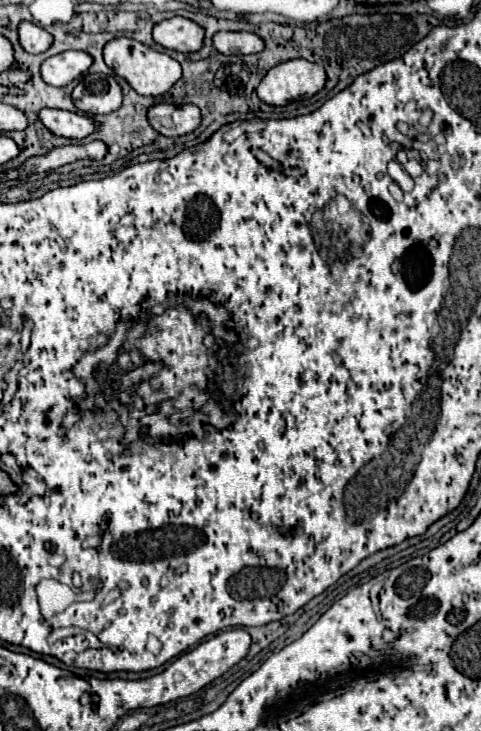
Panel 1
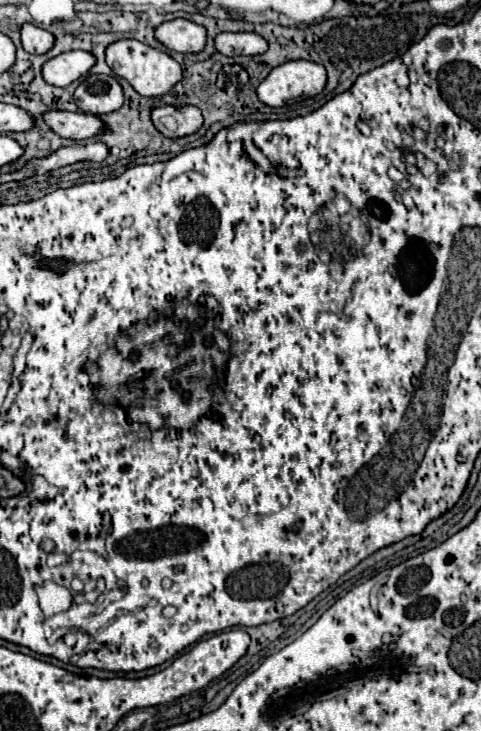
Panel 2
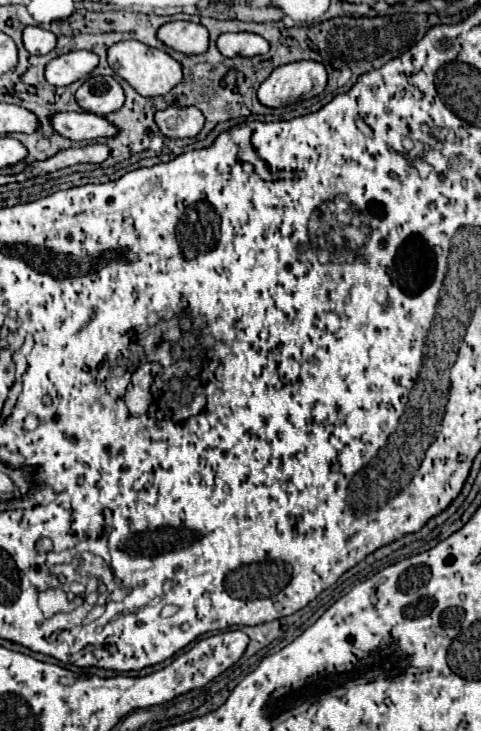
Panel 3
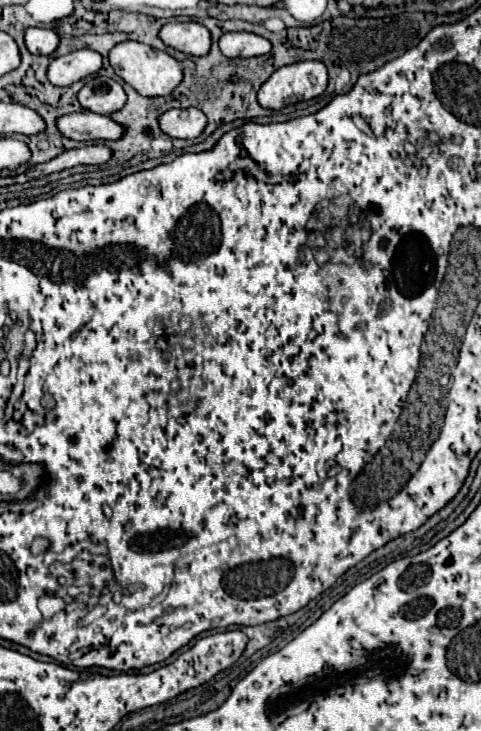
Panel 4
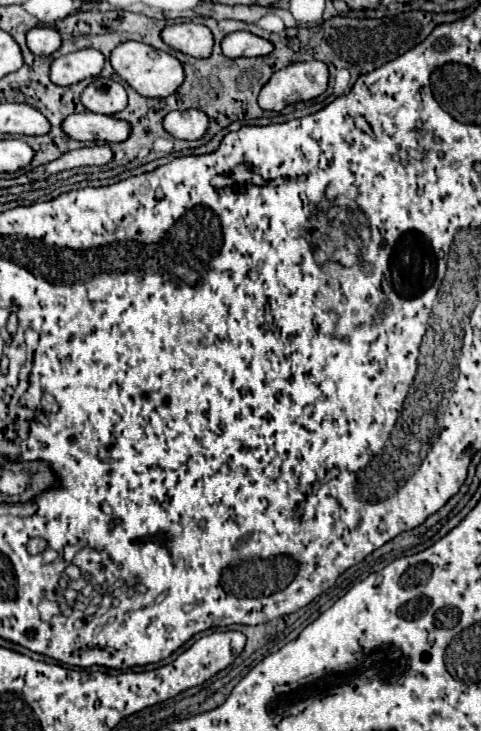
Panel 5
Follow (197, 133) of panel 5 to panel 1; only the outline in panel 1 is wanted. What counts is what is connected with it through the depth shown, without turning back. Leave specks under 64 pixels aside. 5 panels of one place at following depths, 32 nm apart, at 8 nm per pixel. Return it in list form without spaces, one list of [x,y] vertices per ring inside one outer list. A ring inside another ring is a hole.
[[[154,104],[148,110],[148,120],[154,126],[156,132],[162,136],[184,136],[194,132],[200,122],[200,110],[194,104],[184,104],[184,106],[172,106],[172,104]]]

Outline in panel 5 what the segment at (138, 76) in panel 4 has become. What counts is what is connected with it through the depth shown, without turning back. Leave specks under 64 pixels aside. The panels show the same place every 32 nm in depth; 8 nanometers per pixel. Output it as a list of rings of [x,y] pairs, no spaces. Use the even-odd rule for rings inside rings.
[[[124,42],[116,46],[110,54],[110,64],[116,70],[116,74],[144,98],[166,98],[174,94],[184,82],[184,68],[174,56],[142,42]]]

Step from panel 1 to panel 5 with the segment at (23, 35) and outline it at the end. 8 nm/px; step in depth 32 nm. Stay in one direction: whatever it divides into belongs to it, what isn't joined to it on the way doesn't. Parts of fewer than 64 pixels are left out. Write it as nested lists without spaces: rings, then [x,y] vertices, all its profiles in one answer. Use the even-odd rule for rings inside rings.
[[[32,28],[26,40],[30,52],[36,56],[50,56],[62,46],[62,34],[56,28]]]

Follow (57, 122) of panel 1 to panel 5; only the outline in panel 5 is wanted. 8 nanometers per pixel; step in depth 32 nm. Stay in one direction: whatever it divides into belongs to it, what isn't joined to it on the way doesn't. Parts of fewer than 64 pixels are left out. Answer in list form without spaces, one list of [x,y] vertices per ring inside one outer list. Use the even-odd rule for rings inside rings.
[[[82,112],[72,114],[68,120],[64,120],[64,132],[68,132],[70,138],[82,140],[82,142],[124,142],[130,138],[132,126],[126,120],[118,120],[114,116],[94,114],[94,112]]]

